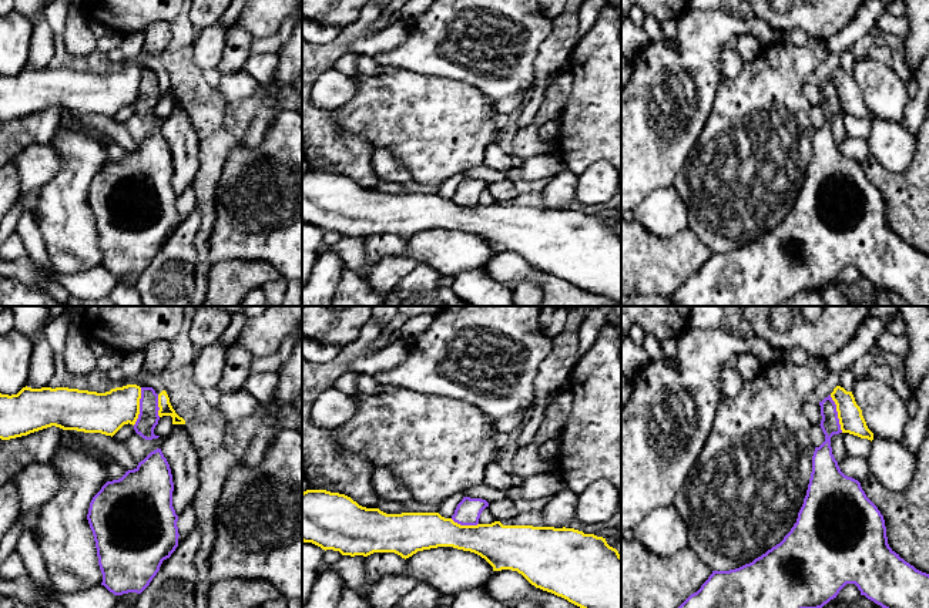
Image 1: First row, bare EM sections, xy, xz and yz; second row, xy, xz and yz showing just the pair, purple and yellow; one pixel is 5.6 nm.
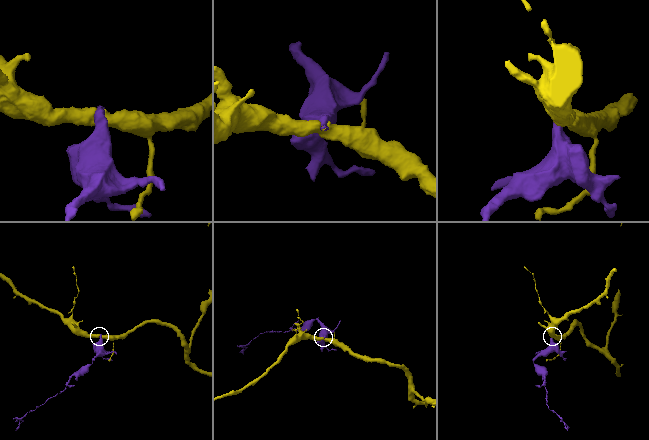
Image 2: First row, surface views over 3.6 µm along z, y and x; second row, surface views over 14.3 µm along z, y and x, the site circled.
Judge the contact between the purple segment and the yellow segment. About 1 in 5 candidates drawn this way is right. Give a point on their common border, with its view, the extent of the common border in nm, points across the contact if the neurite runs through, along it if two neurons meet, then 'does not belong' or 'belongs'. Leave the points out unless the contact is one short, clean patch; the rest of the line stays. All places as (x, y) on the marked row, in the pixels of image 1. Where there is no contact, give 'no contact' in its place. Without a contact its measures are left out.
meets purple in xy at (140, 406); contact 220 nm long; border along xy (141, 388), (140, 413), (133, 425); does not belong

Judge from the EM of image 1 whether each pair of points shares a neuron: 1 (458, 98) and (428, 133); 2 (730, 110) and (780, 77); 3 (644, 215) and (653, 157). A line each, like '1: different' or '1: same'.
1: same
2: same
3: different

